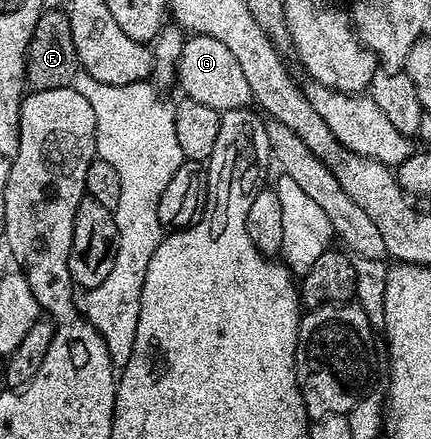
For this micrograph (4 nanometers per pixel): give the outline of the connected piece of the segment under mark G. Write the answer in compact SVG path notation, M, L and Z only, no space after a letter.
M191 35L184 40L176 67L176 80L186 98L217 109L220 113L248 108L254 102L251 86L237 57L221 41L208 35Z

